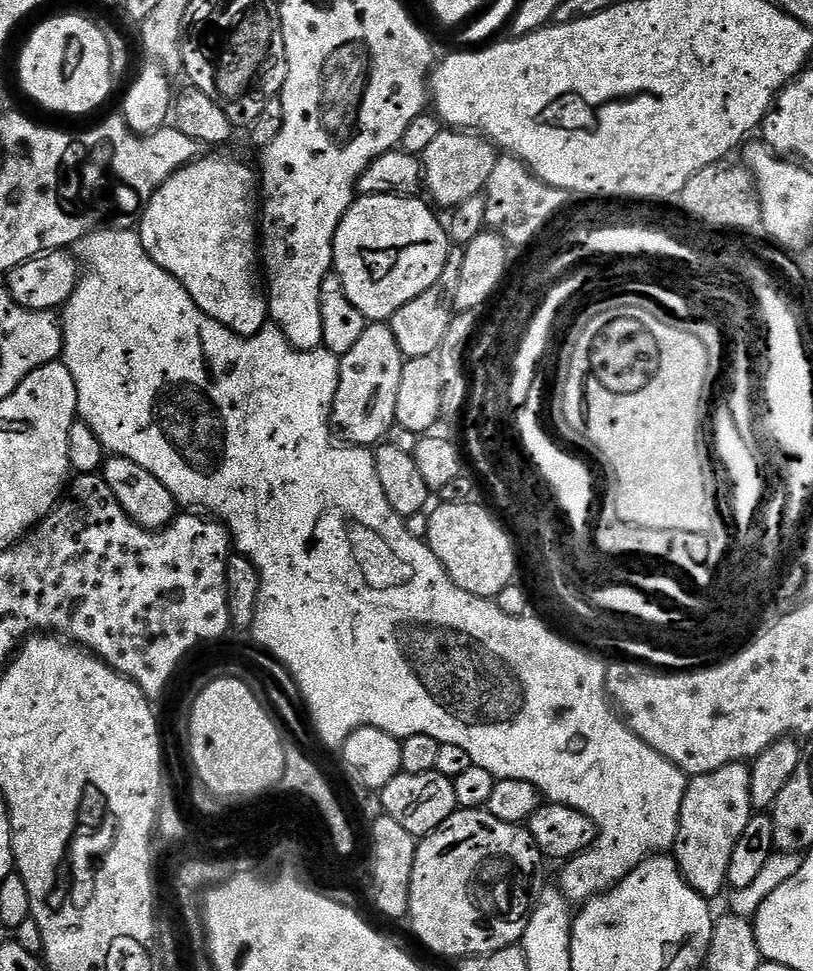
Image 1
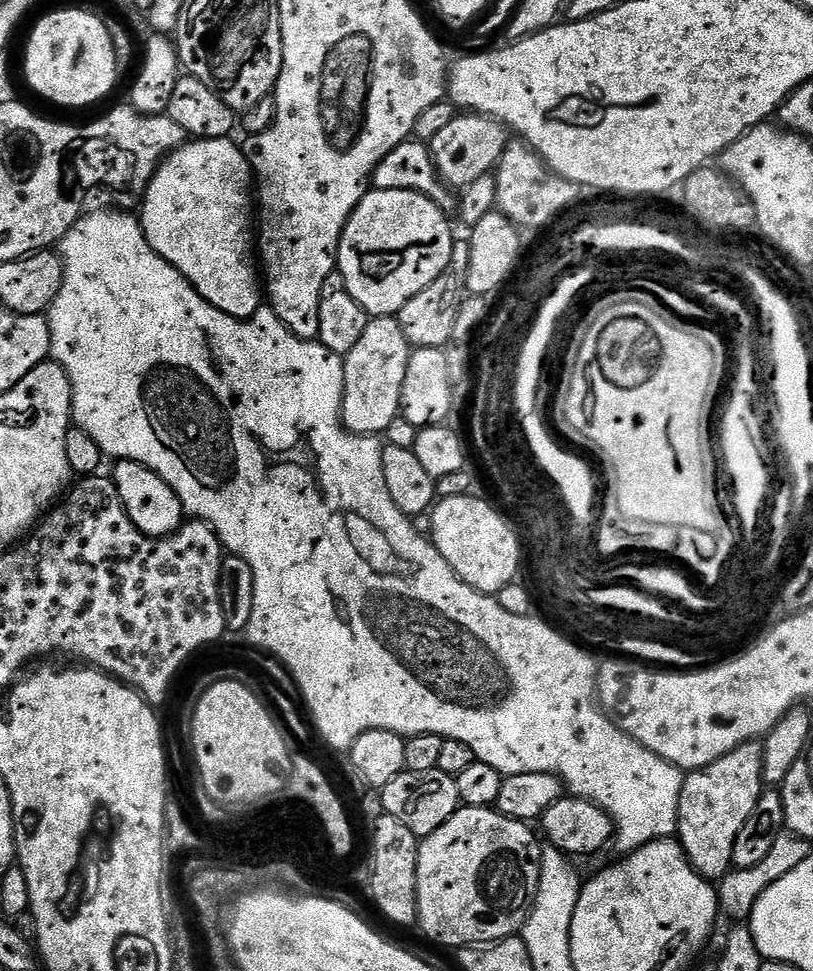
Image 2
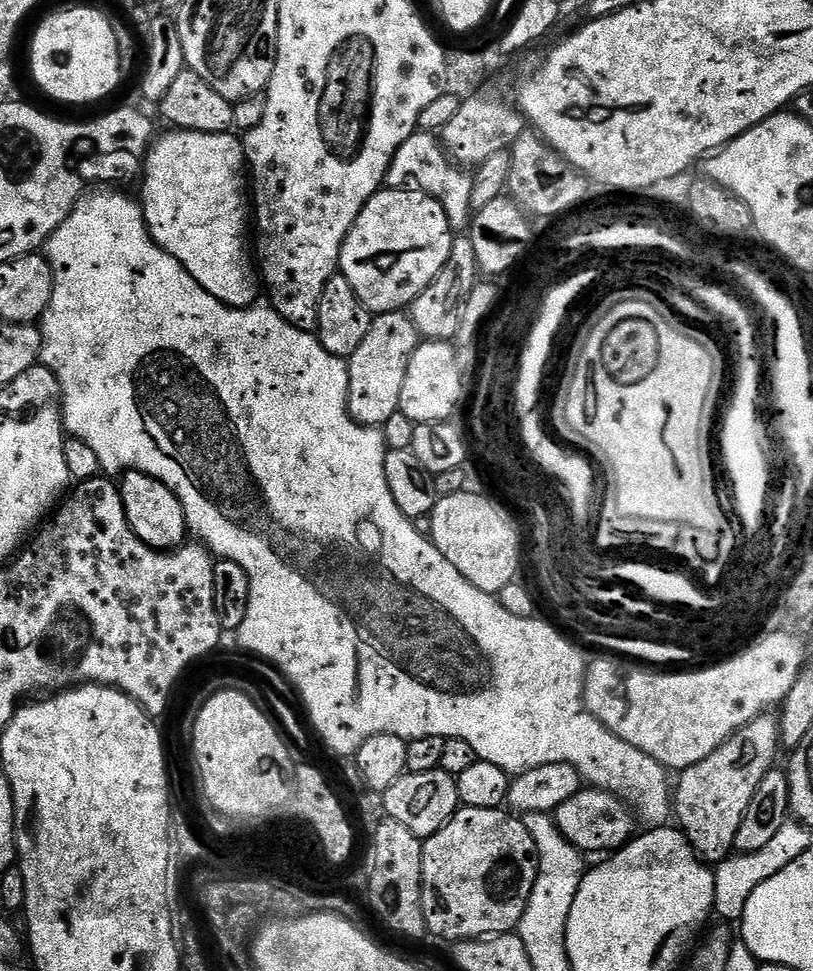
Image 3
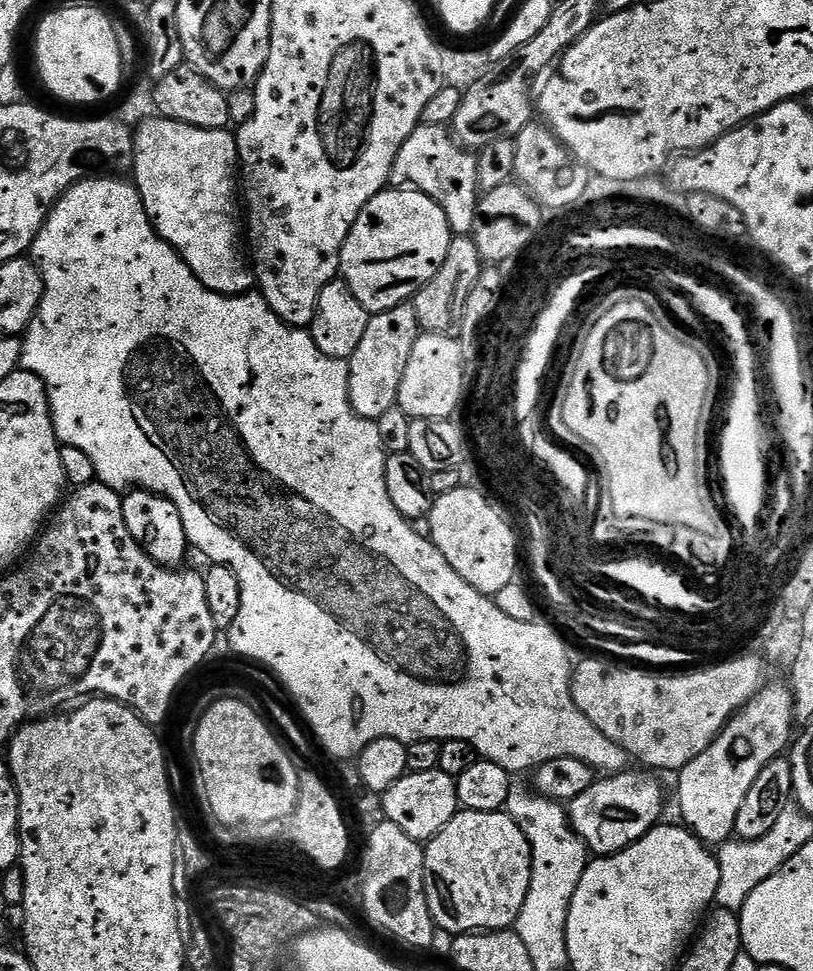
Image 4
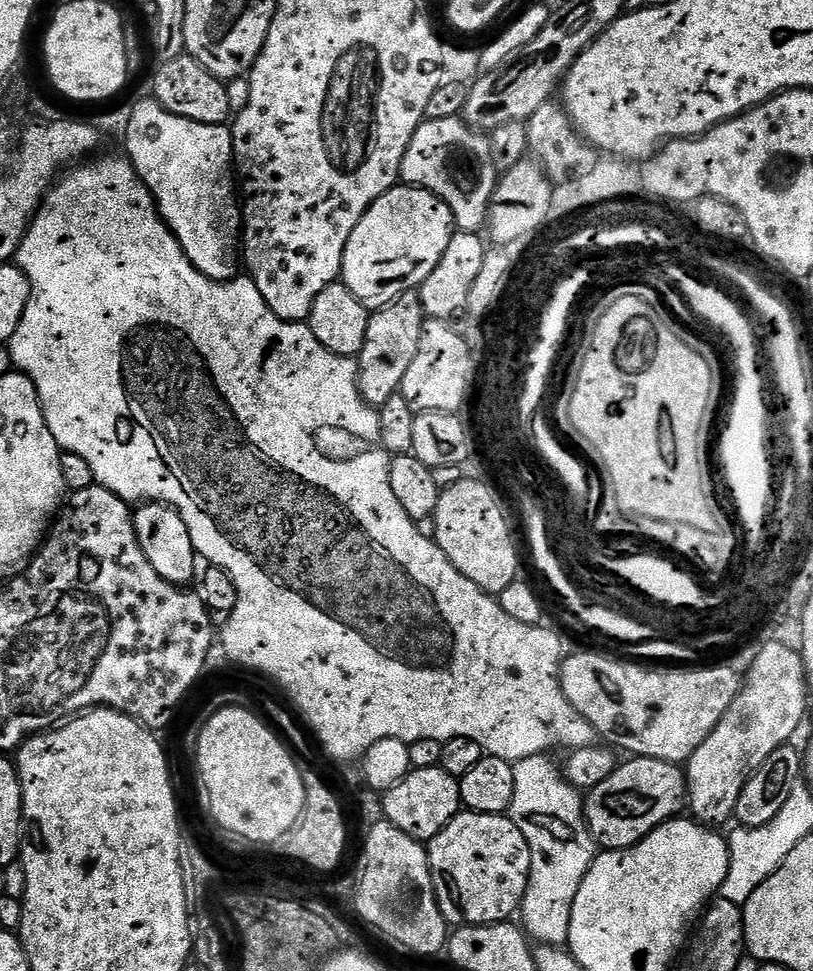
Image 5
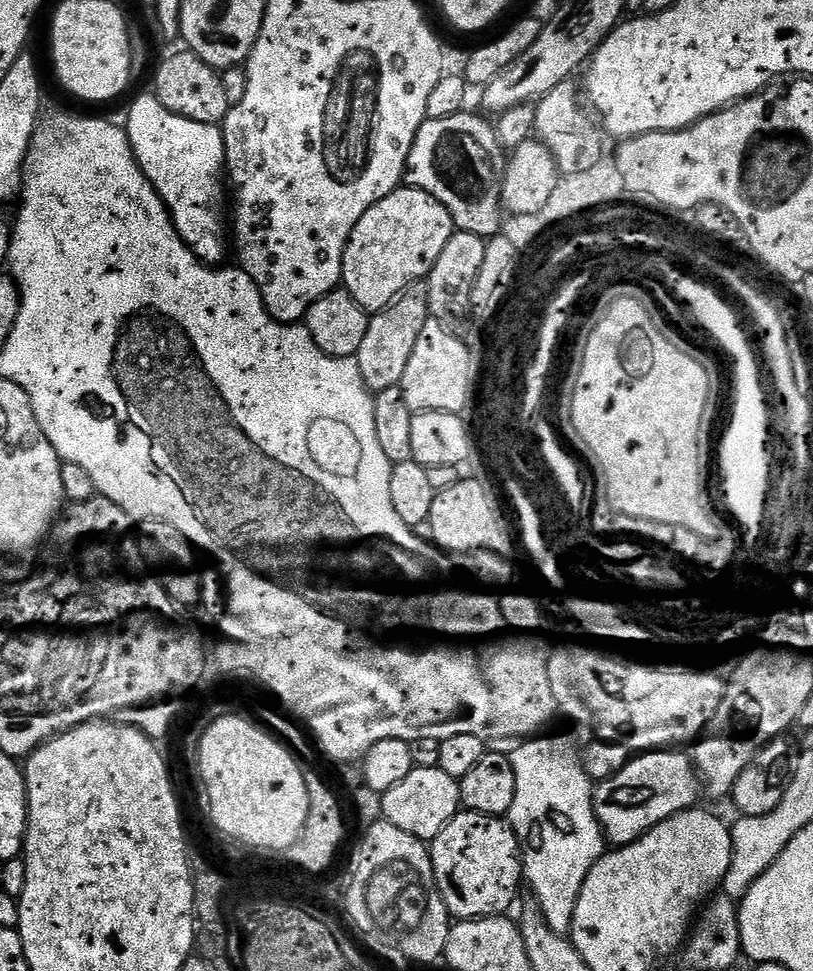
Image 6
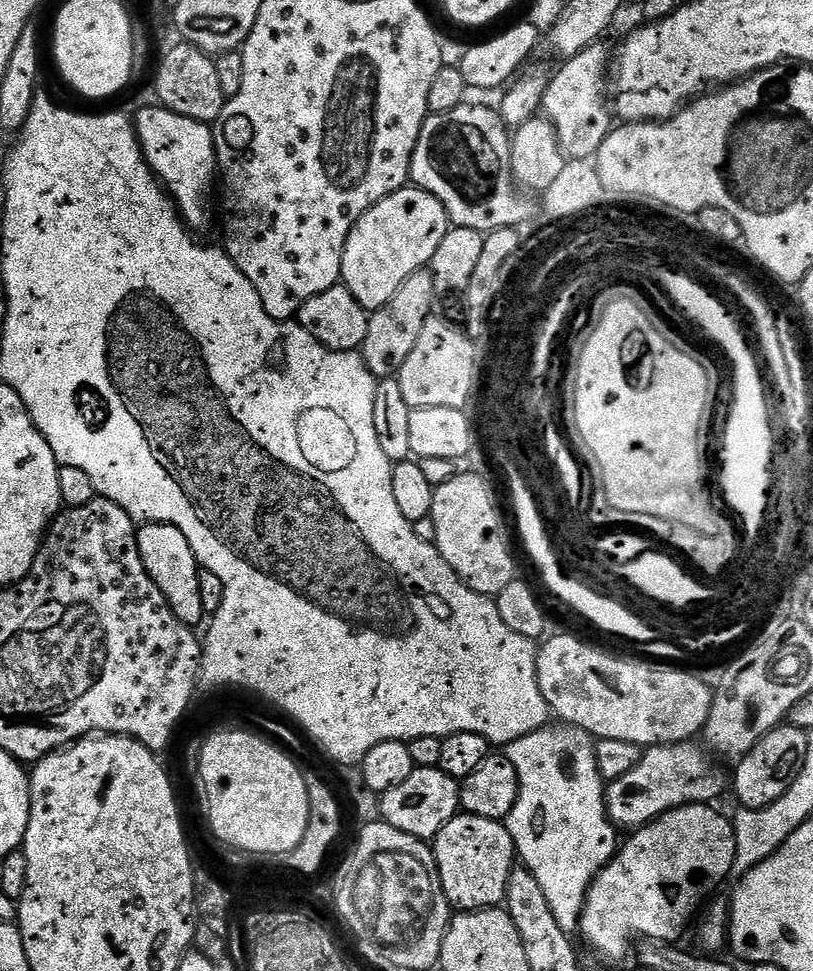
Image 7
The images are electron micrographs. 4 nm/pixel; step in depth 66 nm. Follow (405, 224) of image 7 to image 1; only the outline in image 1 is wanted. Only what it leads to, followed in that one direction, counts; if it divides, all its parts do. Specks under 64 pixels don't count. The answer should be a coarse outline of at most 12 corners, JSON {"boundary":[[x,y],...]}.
{"boundary":[[360,196],[334,270],[369,322],[437,287],[448,229],[416,196]]}

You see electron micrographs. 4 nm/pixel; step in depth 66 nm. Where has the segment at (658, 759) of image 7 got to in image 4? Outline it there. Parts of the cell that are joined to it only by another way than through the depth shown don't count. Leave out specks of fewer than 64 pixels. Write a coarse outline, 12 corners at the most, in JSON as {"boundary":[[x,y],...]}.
{"boundary":[[648,770],[605,775],[567,801],[593,857],[661,823],[664,788]]}

